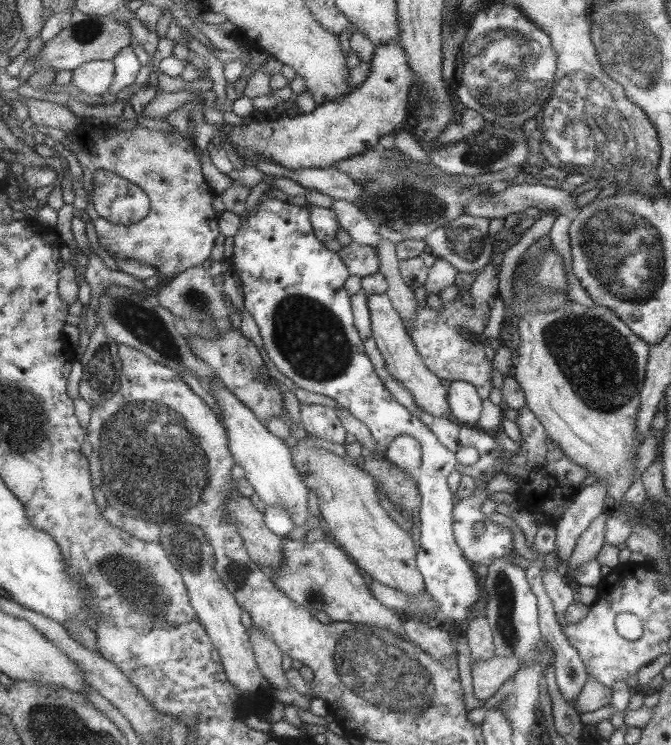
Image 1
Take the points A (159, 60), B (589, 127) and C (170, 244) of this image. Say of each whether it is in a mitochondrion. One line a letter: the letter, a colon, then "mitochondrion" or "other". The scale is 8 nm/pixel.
A: other
B: mitochondrion
C: other

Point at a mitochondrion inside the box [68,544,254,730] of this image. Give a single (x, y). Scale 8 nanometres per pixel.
(141, 591)

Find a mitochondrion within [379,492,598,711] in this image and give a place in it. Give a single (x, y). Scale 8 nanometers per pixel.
(503, 606)

